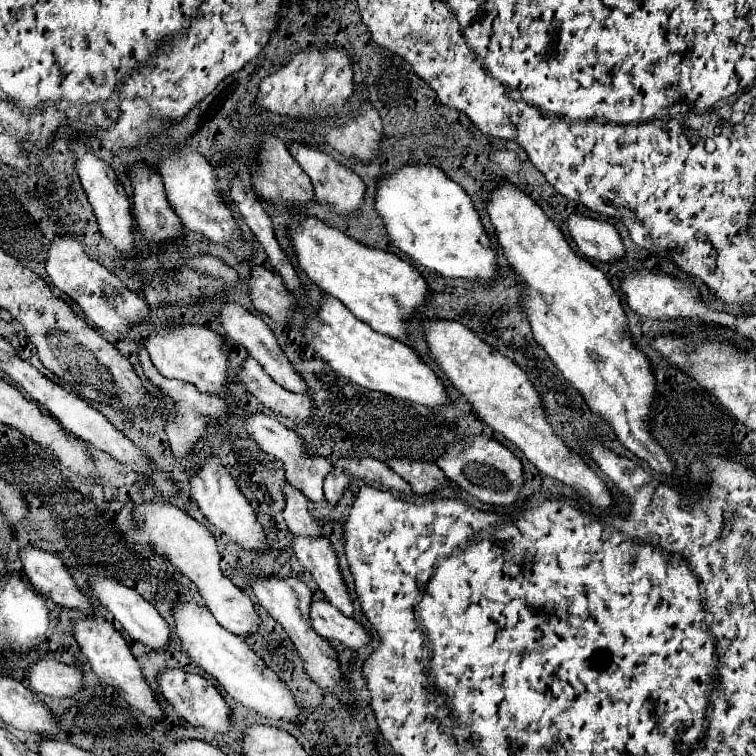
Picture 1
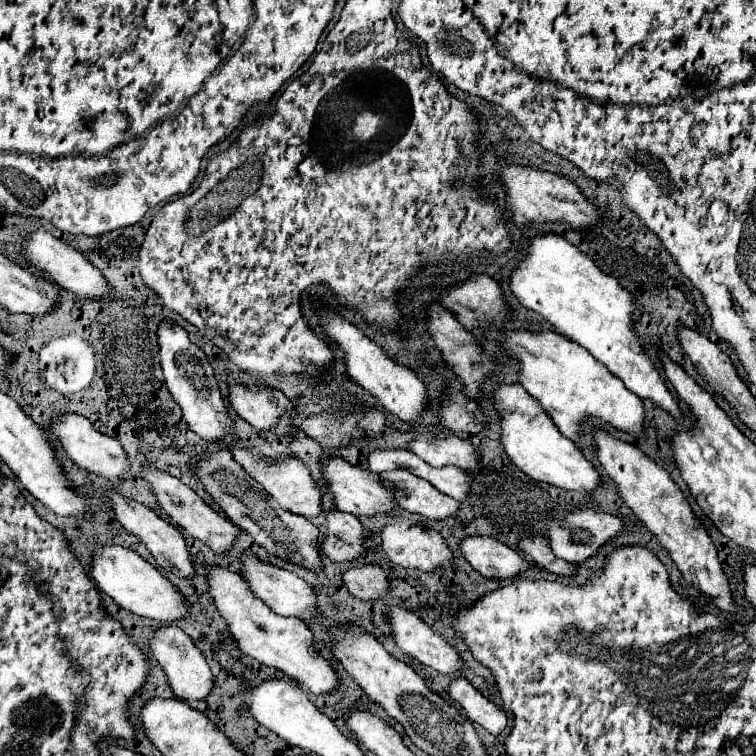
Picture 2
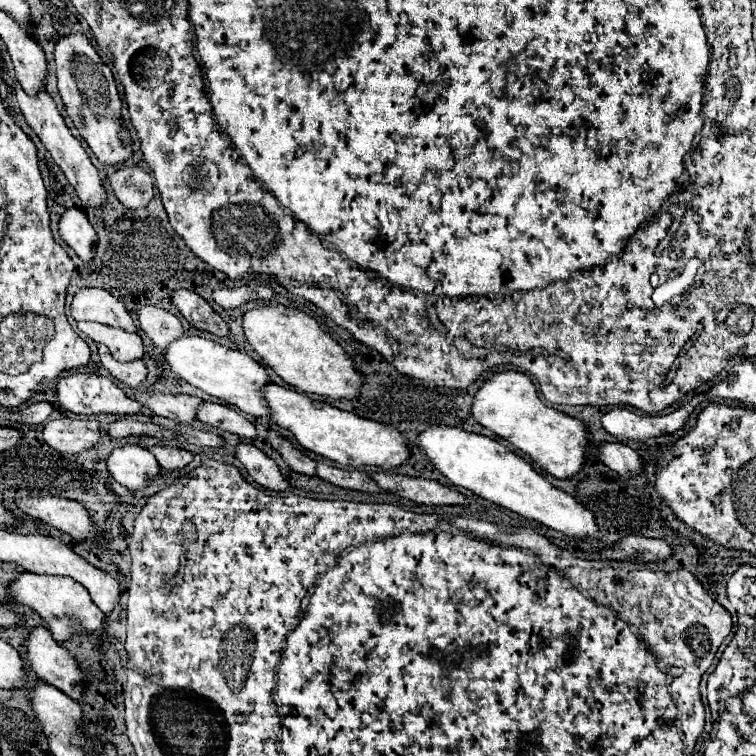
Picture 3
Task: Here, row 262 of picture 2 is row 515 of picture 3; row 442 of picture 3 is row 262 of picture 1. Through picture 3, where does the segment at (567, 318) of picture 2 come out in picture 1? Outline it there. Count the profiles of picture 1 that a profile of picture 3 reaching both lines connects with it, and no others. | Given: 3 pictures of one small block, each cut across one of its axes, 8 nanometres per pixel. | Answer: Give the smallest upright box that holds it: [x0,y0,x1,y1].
[376,166,498,282]

